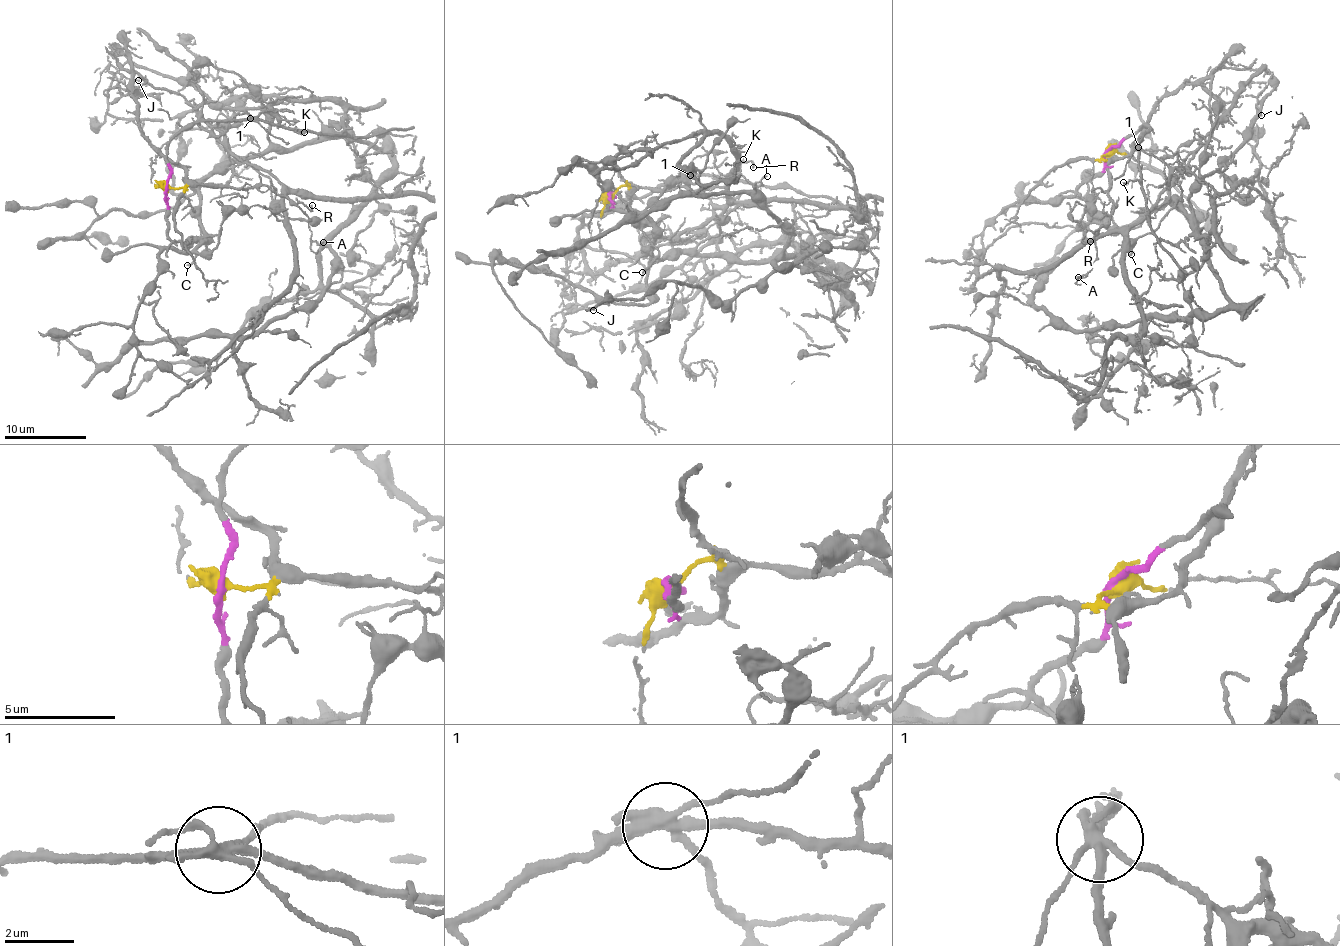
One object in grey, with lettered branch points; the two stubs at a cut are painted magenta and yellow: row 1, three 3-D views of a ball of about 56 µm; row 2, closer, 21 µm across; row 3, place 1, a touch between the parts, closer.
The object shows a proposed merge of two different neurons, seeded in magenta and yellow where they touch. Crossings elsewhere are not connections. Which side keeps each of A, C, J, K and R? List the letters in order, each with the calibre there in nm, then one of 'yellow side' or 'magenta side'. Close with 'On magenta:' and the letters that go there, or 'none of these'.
A: calibre 140 nm; yellow side
C: calibre 170 nm; magenta side
J: calibre 130 nm; yellow side
K: calibre 120 nm; magenta side
R: calibre 150 nm; yellow side
On magenta: C, K

